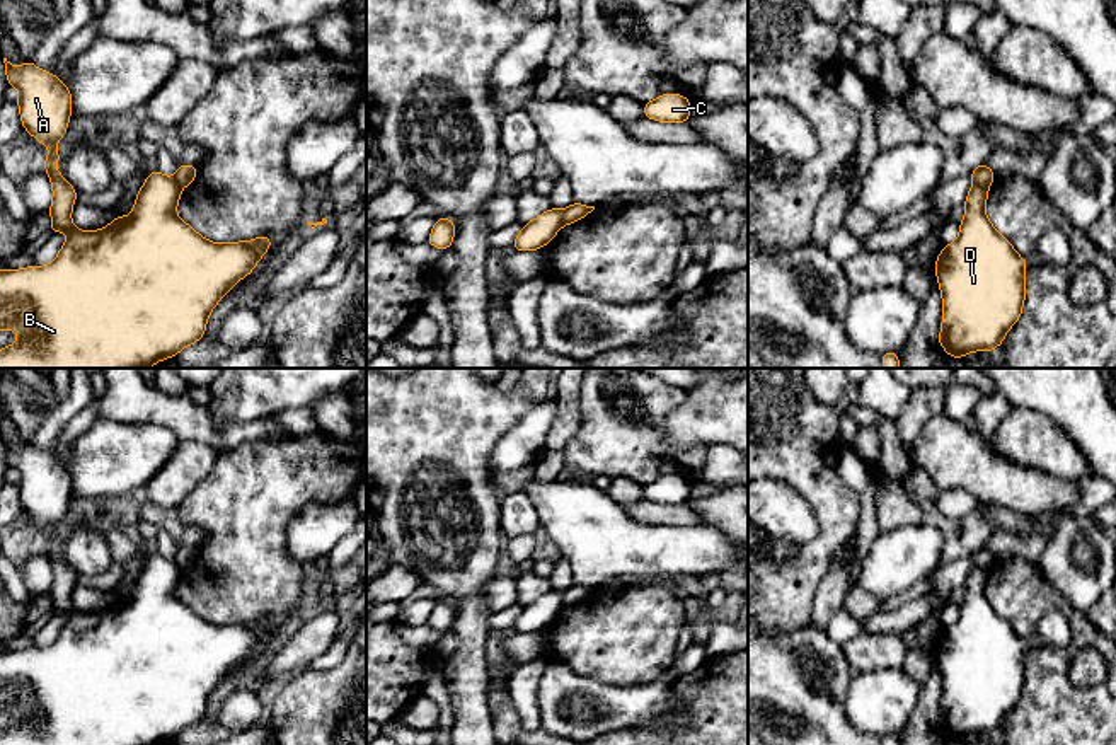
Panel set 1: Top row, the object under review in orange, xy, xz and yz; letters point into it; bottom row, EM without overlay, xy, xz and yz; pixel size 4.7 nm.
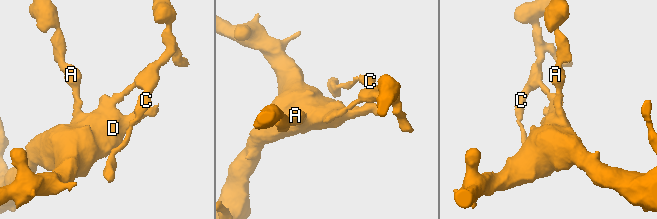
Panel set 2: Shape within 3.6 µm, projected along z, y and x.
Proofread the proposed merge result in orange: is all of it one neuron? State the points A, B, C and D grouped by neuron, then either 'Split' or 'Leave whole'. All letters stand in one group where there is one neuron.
Groups: A B D / C. Split

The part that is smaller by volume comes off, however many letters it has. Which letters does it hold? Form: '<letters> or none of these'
C

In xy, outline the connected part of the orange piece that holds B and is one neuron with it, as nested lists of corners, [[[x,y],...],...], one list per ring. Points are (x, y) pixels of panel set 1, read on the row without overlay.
[[[3,440],[7,464],[19,471],[20,503],[48,528],[43,544],[53,568],[49,588],[53,614],[66,614],[66,624],[48,648],[0,653],[0,713],[12,711],[20,721],[0,733],[0,745],[157,745],[174,740],[199,723],[215,687],[242,660],[252,655],[271,619],[216,626],[201,619],[177,598],[181,568],[157,551],[147,559],[135,590],[101,612],[83,614],[72,607],[77,573],[55,551],[55,525],[66,515],[72,476],[55,457],[26,443],[14,448]]]

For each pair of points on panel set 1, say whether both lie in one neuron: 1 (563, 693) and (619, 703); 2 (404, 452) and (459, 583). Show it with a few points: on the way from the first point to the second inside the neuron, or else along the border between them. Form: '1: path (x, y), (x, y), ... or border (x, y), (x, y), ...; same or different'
1: path (576, 703), (605, 703); same
2: path (447, 474), (472, 481), (484, 527), (479, 541); same

